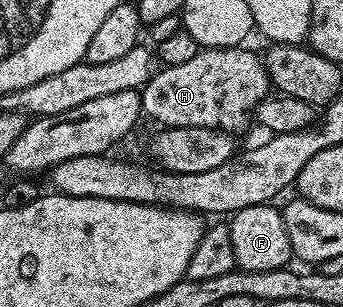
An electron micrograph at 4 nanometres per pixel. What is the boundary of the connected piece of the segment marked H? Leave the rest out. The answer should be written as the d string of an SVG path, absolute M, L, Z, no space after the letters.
M247 47L199 48L192 59L159 68L142 86L142 111L162 127L212 127L225 133L237 134L246 124L251 124L252 114L265 97L271 96L272 84L266 62Z

